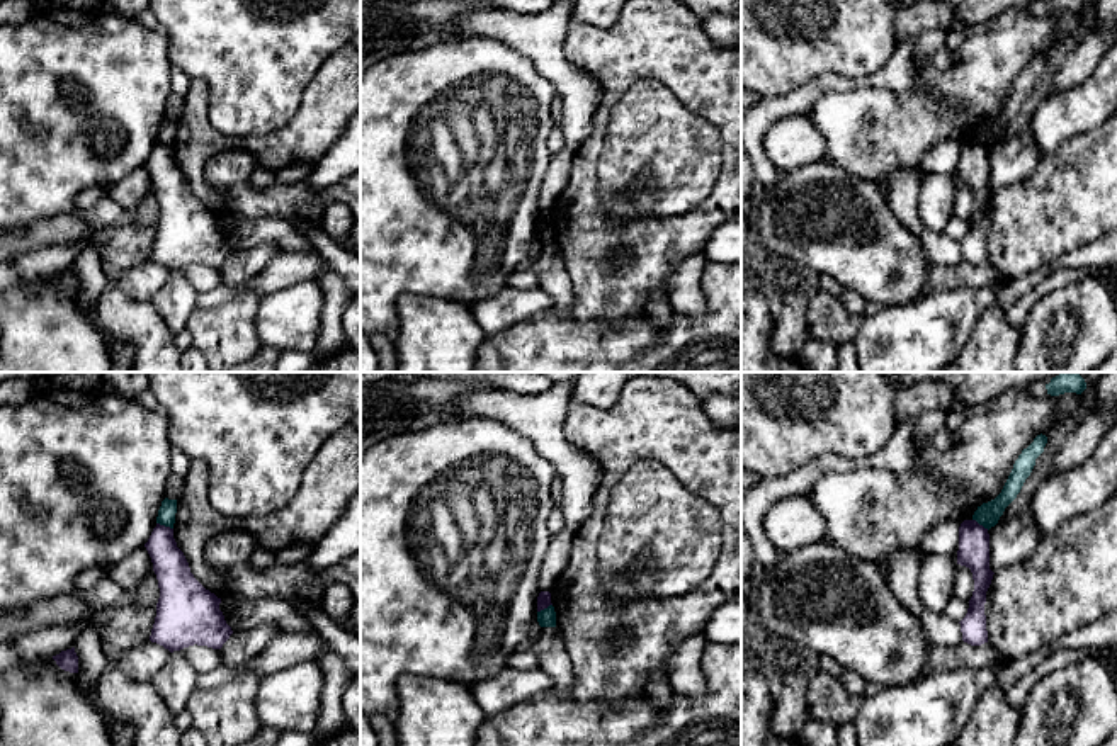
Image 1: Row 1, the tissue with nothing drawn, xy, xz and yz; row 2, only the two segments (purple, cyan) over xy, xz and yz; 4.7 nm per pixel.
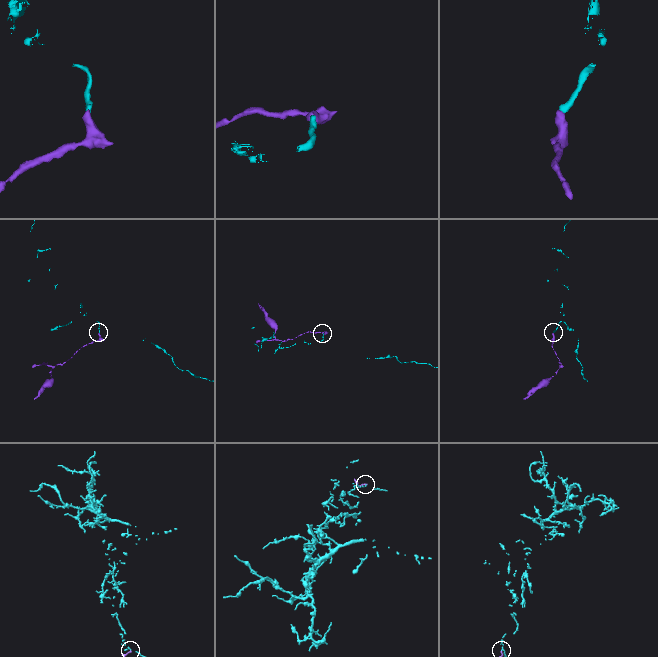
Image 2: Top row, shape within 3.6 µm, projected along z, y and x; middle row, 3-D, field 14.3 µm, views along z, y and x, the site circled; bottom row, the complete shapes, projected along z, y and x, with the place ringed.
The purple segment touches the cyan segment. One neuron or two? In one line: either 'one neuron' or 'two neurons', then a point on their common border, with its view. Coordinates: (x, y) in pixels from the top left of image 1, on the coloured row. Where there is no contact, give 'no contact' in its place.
two neurons; meets purple in xy at (164, 525)

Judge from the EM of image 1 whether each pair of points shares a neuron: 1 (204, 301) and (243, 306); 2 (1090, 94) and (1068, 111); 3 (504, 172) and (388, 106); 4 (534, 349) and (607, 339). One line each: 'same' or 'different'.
1: different
2: same
3: same
4: same

